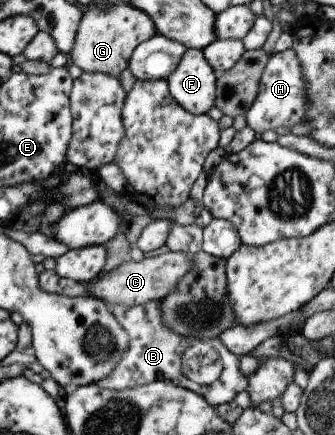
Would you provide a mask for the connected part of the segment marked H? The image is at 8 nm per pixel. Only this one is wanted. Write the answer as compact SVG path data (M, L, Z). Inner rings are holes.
M290 47L272 54L261 73L256 97L244 115L246 125L257 136L267 129L276 132L288 131L292 125L305 121L306 110L305 83L301 76L300 62L293 49Z

